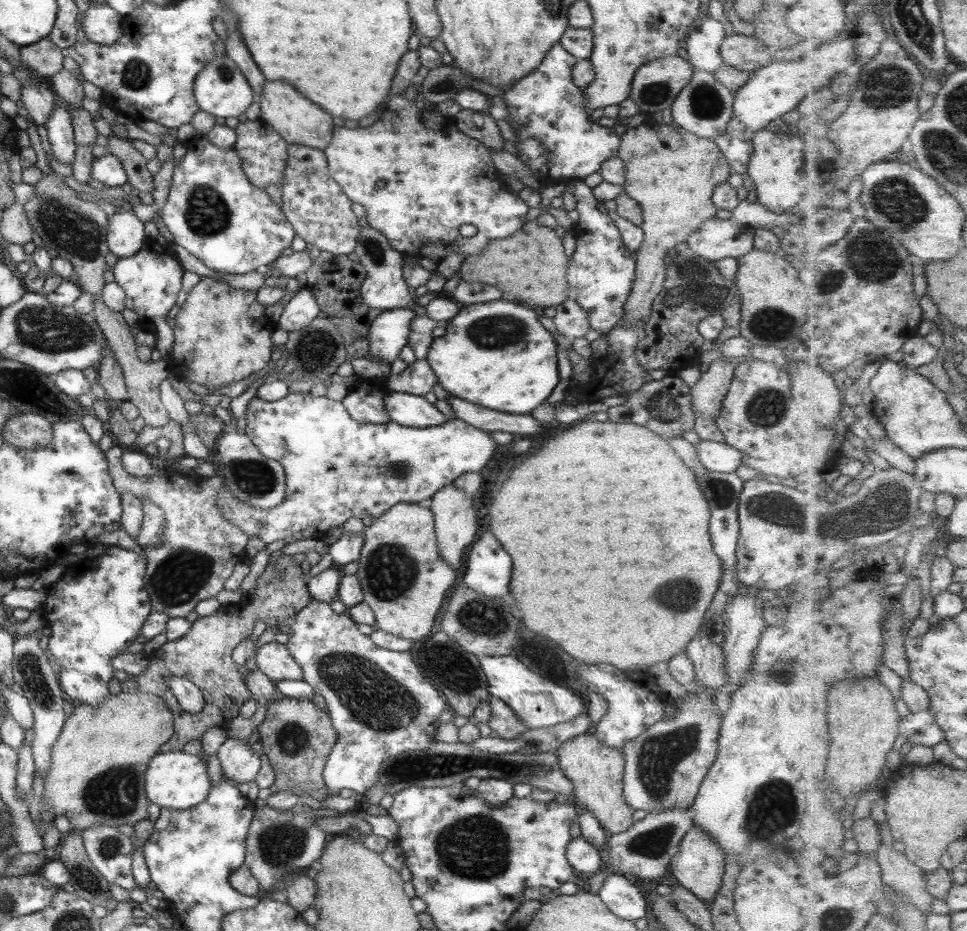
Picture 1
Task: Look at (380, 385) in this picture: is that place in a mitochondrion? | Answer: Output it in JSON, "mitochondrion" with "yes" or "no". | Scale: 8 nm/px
{"mitochondrion":"no"}

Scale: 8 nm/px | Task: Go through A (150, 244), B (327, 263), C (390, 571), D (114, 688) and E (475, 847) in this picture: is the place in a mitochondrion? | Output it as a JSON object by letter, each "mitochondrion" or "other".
{"A":"other","B":"other","C":"mitochondrion","D":"other","E":"mitochondrion"}

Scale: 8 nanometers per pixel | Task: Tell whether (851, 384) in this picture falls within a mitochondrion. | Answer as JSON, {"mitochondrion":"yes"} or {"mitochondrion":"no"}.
{"mitochondrion":"no"}

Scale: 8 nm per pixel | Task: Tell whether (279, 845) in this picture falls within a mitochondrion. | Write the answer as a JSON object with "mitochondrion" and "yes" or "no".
{"mitochondrion":"yes"}

